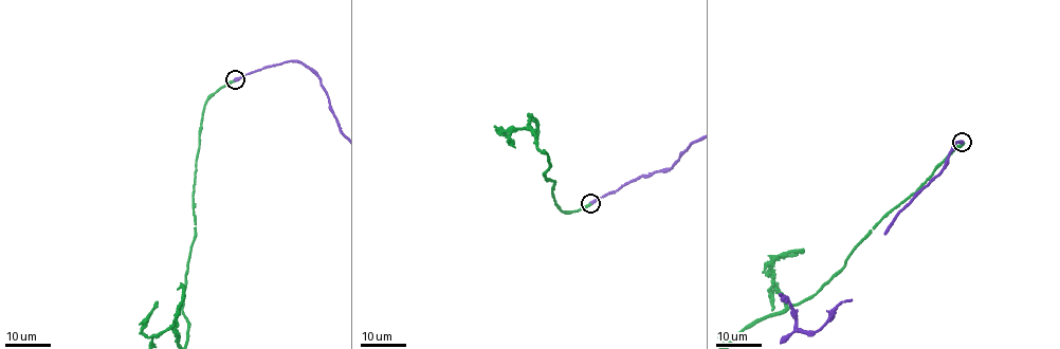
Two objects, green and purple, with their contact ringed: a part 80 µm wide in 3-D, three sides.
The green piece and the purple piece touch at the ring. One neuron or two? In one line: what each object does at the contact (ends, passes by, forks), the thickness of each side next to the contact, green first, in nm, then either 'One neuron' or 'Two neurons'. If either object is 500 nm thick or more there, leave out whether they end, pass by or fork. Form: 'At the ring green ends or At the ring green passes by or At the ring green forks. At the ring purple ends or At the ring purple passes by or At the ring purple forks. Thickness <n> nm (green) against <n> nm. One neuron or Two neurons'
At the ring green ends. At the ring purple ends. Thickness 280 nm (green) against 440 nm. One neuron

